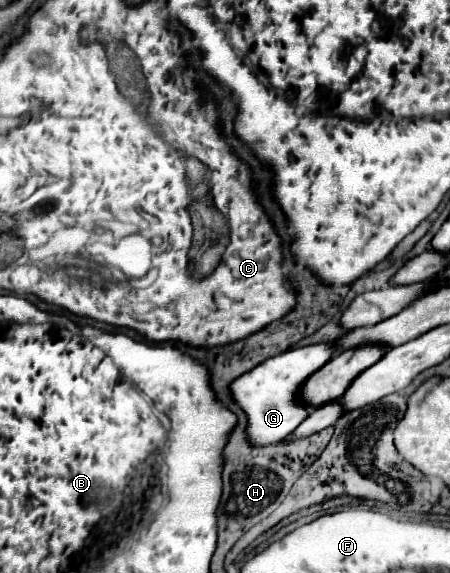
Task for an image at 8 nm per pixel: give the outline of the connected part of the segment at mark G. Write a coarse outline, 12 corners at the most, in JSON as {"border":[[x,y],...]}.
{"border":[[336,342],[292,348],[232,382],[252,444],[284,440],[298,390]]}

